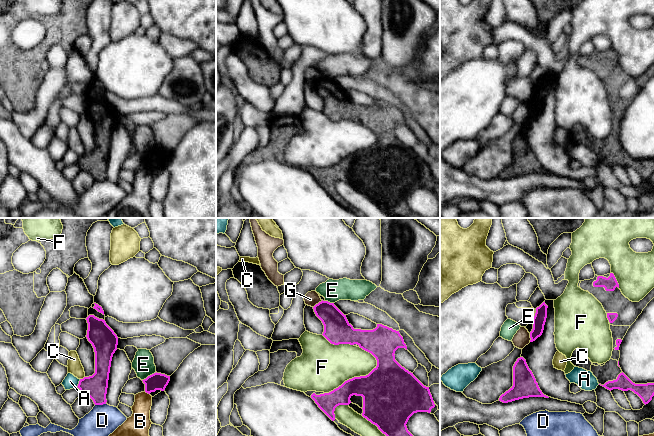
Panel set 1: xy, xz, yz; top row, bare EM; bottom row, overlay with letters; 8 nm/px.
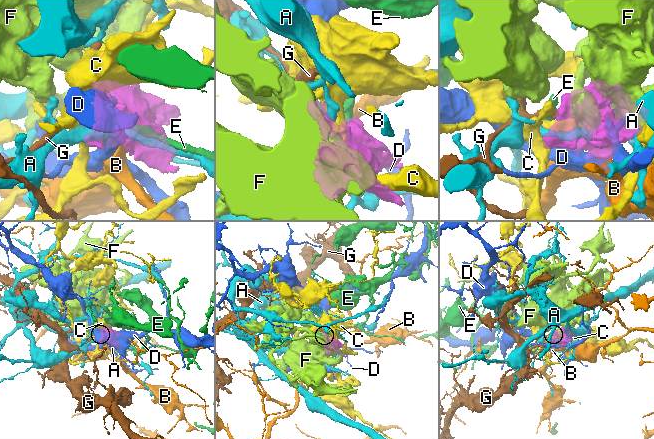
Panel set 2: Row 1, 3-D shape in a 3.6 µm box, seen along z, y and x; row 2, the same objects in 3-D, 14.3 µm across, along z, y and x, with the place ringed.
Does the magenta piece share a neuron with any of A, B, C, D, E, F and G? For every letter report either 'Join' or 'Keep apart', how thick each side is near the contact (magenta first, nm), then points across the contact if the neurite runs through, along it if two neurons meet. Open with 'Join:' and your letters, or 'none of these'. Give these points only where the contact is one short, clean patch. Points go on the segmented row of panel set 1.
Join: none of these
A: Keep apart. Thickness 190 nm (magenta) against 110 nm
B: Keep apart. Thickness 140 nm (magenta) against 170 nm. Boundary: xy (145, 391), (149, 394)
C: Keep apart. Thickness 190 nm (magenta) against 120 nm. Boundary: xy (84, 376), (80, 379)
D: Keep apart. Thickness 190 nm (magenta) against 240 nm. Boundary: xy (106, 403), (95, 405)
E: Keep apart. Thickness 140 nm (magenta) against 170 nm
F: Keep apart. Thickness 340 nm (magenta) against 380 nm
G: Keep apart. Thickness 200 nm (magenta) against 120 nm. Boundary: xz (322, 300), (313, 307)

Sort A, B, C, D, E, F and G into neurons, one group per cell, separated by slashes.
A / B / C / D / E / F / G

